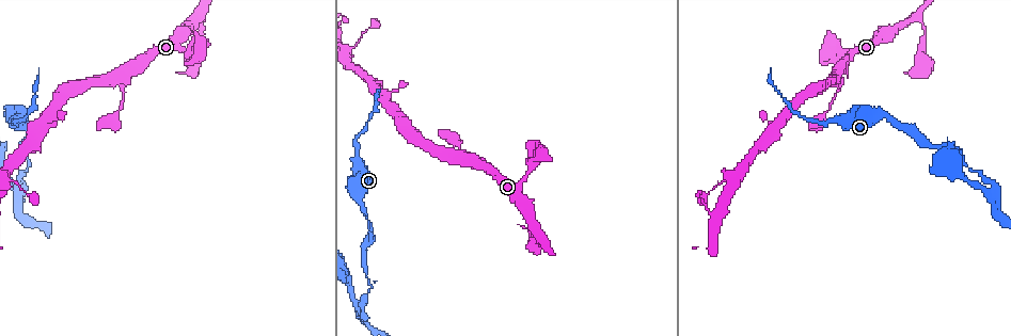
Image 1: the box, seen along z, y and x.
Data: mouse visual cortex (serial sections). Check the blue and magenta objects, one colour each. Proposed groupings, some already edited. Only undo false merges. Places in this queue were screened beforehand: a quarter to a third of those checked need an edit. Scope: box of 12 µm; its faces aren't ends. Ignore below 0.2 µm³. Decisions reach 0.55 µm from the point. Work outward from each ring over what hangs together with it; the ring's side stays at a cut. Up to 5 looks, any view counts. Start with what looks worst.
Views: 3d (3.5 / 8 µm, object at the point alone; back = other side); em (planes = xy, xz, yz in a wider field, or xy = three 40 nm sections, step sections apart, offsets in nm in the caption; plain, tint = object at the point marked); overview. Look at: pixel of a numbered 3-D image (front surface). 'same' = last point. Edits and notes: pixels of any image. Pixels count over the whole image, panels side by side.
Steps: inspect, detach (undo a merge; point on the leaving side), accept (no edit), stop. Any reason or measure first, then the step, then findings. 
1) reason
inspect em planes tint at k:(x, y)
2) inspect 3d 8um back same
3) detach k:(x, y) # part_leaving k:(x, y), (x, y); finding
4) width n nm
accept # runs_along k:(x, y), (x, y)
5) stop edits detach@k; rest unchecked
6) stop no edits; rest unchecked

abrupt turn
inspect 3d 3.5um at 1:(362, 315)

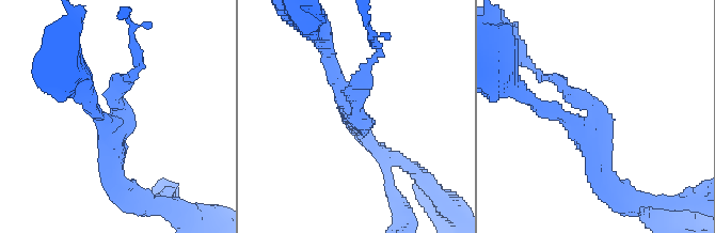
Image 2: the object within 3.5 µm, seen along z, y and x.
arms 3; arm_widths 200, 200, 200 nm; now the EM
inspect em xy step 5 tint at 2:(355, 116)

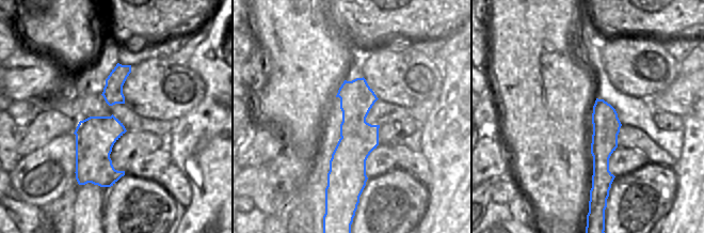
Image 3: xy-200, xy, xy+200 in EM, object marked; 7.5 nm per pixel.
detach 2:(555, 111) # part_leaving 2:(591, 124), (539, 108), (511, 78); two cells meet here

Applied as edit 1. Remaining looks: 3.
abrupt turn
inspect 3d 3.5um at 1:(543, 239)

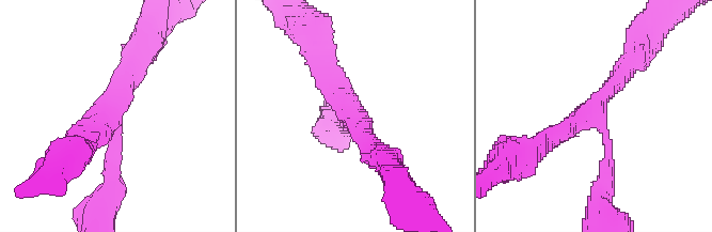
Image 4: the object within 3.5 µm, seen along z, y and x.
arms 3; arm_widths 200, 250, 300 nm
inspect em xy step 5 tint at 4:(112, 118)

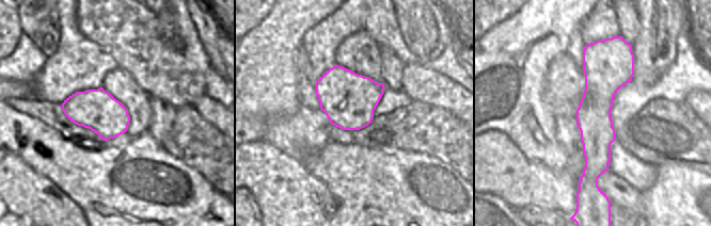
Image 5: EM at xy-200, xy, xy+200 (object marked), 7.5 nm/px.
accept # runs_along 4:(320, 59), (344, 89), (350, 121); continuous, no second cell

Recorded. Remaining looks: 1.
stop edits detach@2; rest unchecked

